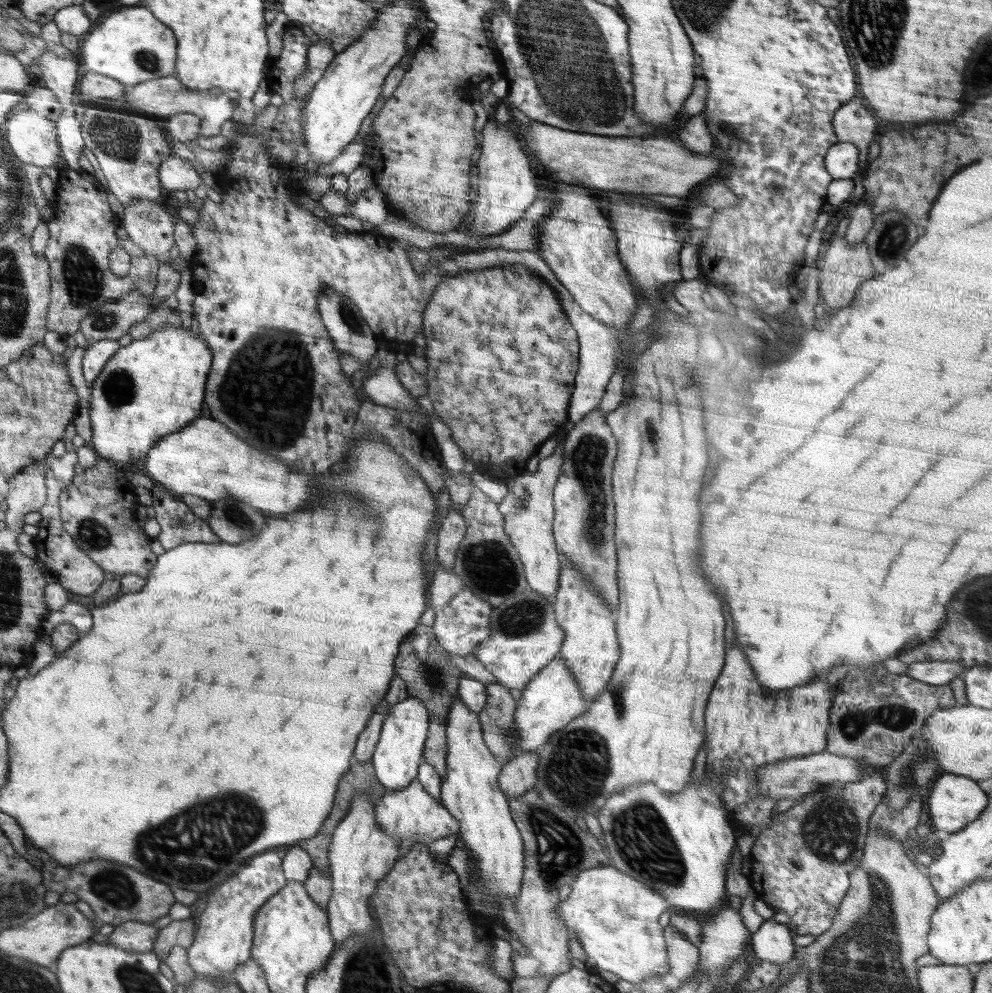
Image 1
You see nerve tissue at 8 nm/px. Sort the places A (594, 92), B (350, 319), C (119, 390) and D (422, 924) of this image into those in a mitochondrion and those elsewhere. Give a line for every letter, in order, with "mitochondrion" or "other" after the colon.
A: mitochondrion
B: mitochondrion
C: mitochondrion
D: other

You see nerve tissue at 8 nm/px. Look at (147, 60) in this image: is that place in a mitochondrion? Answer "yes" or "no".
yes

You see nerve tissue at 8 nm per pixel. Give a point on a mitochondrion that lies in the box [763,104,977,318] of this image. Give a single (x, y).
(895, 235)

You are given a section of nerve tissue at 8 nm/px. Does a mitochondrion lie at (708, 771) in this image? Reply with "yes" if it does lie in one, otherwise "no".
no

